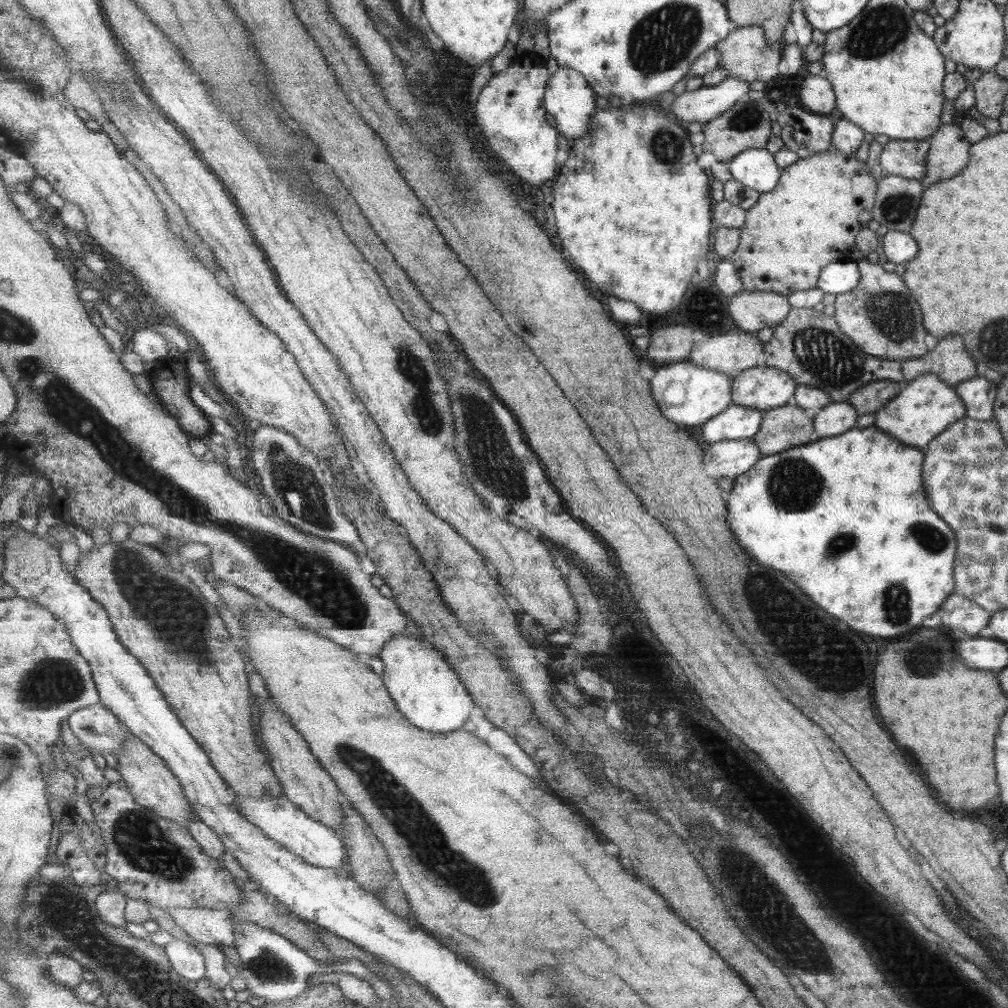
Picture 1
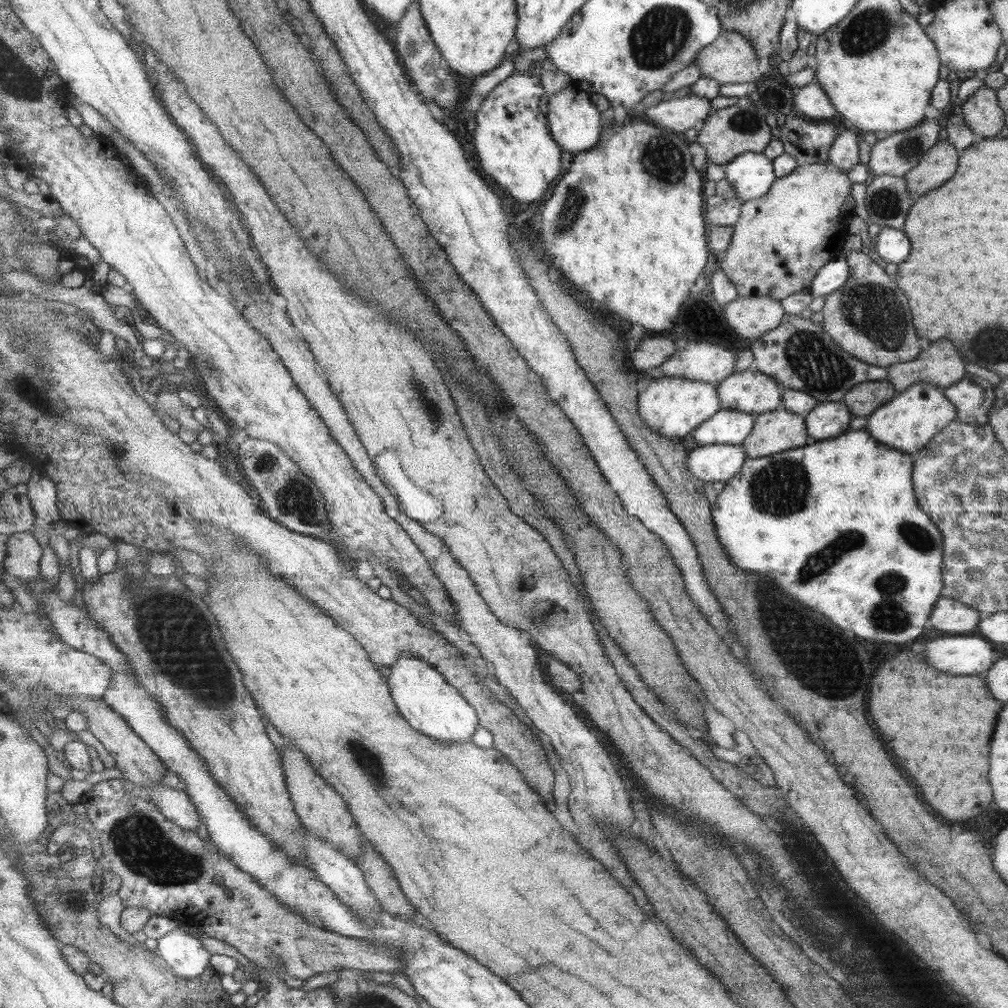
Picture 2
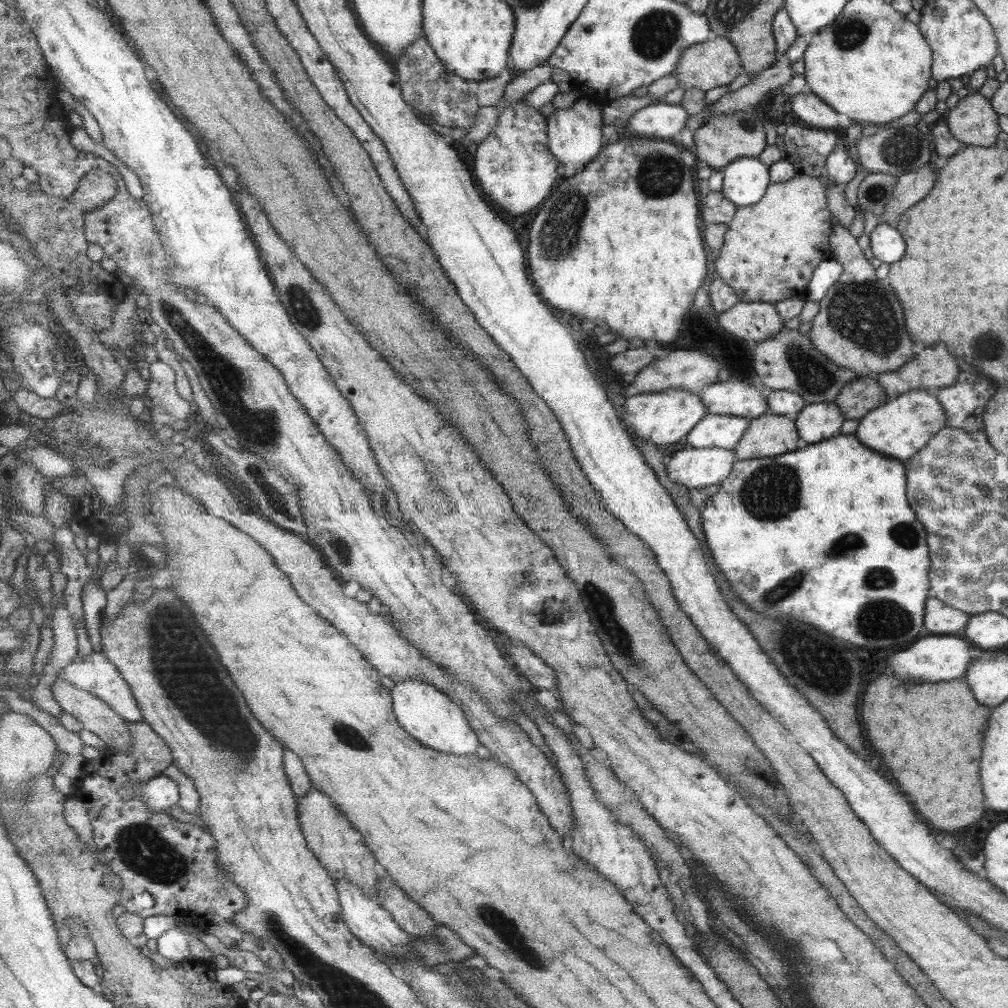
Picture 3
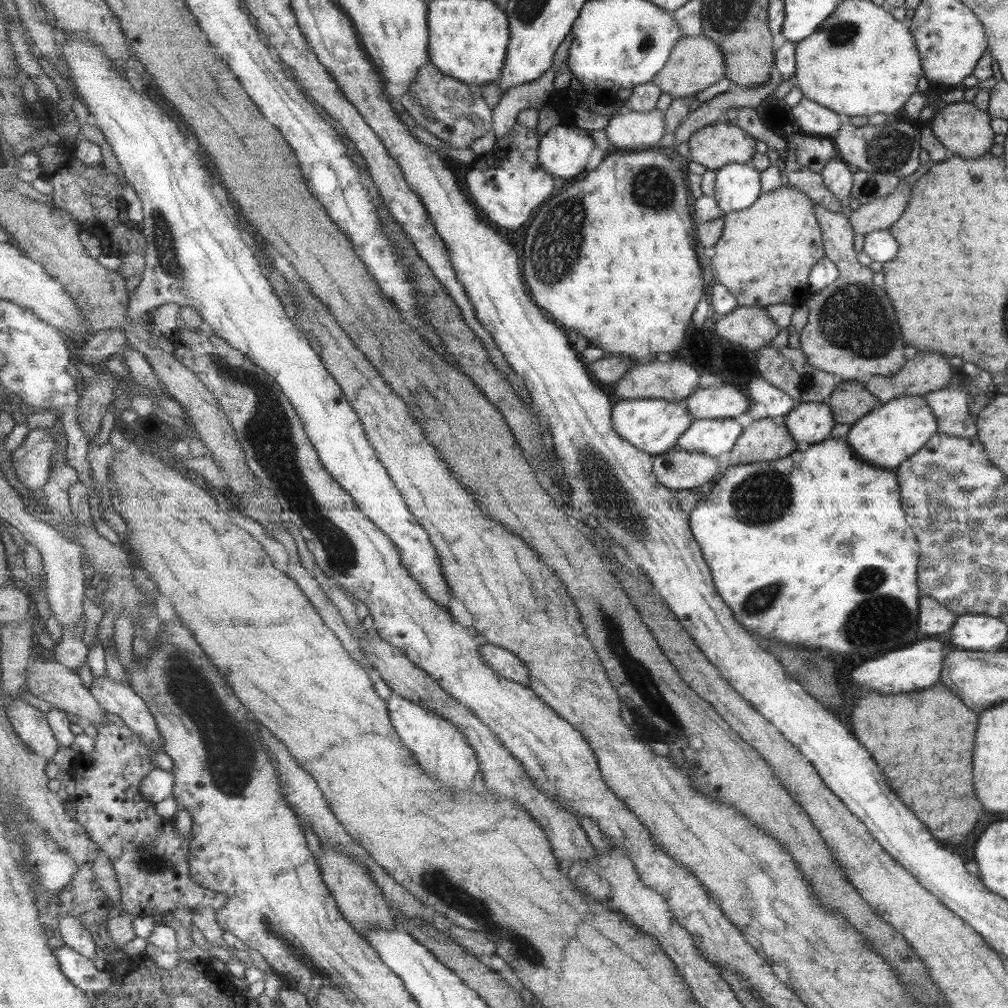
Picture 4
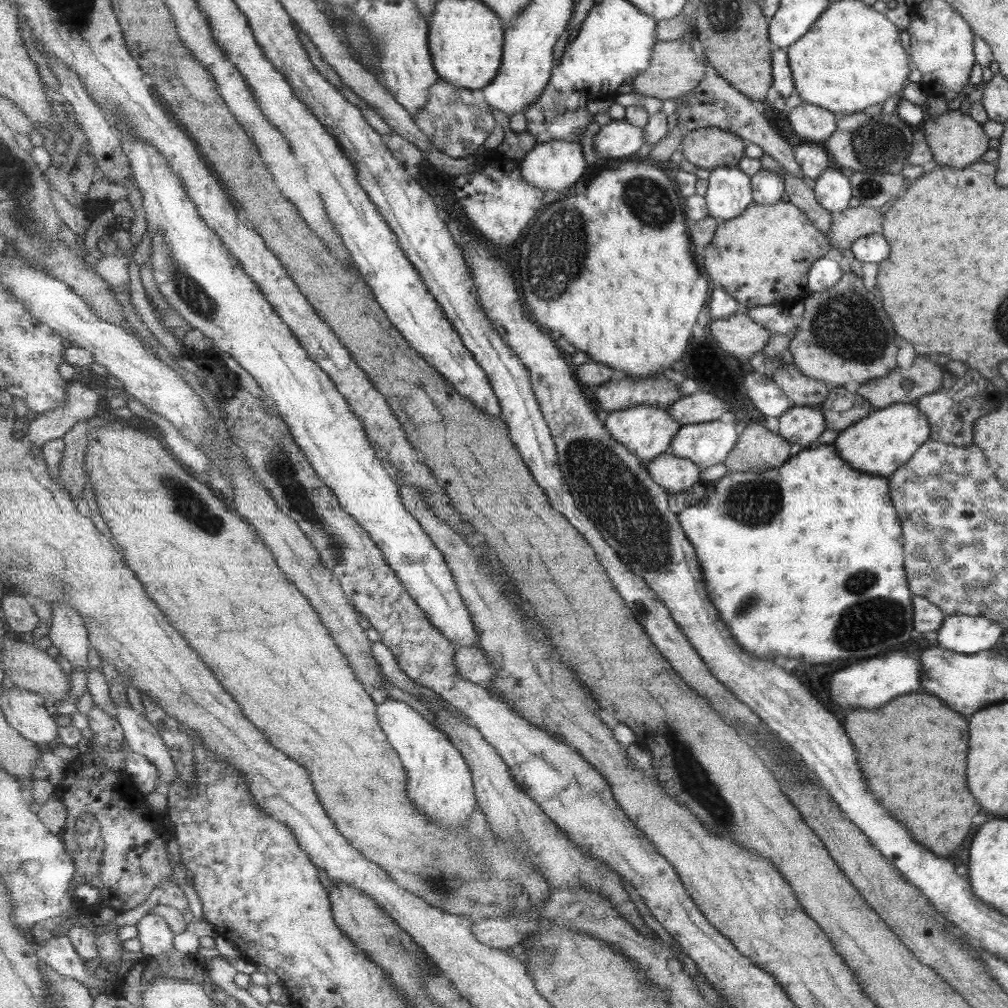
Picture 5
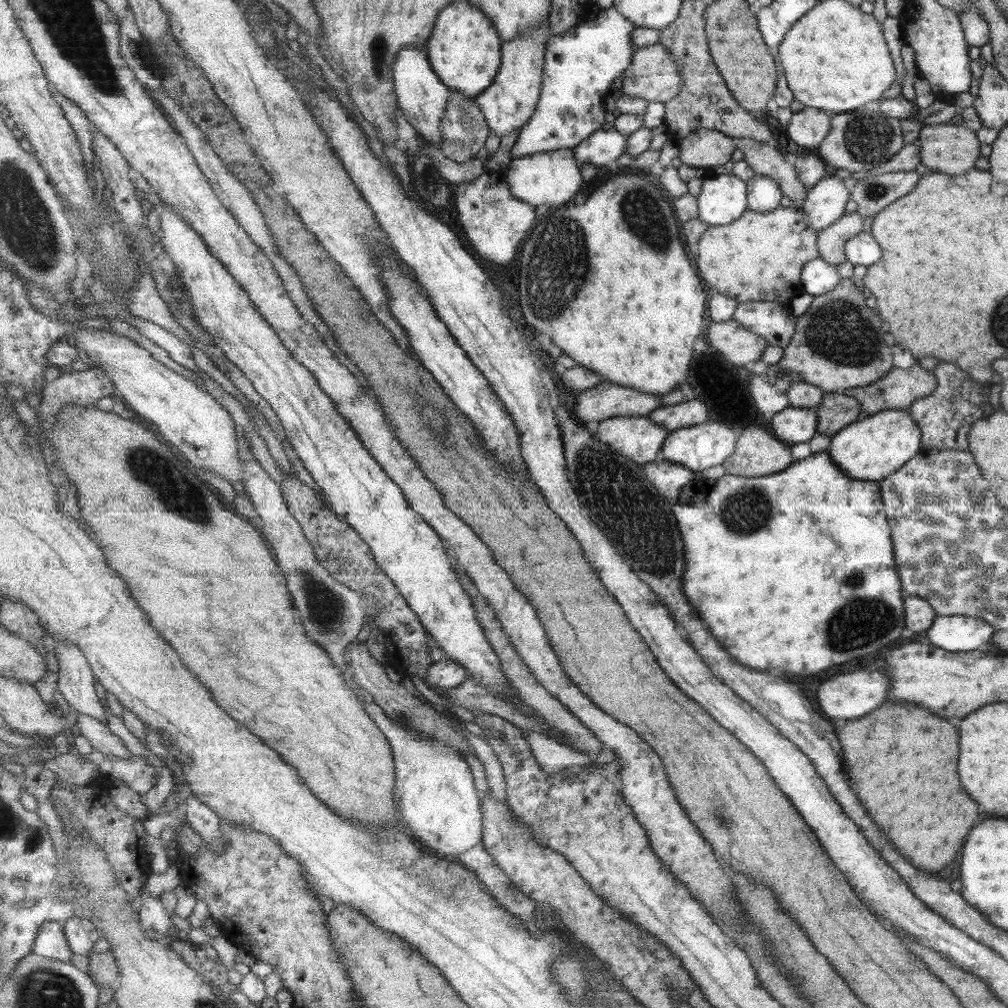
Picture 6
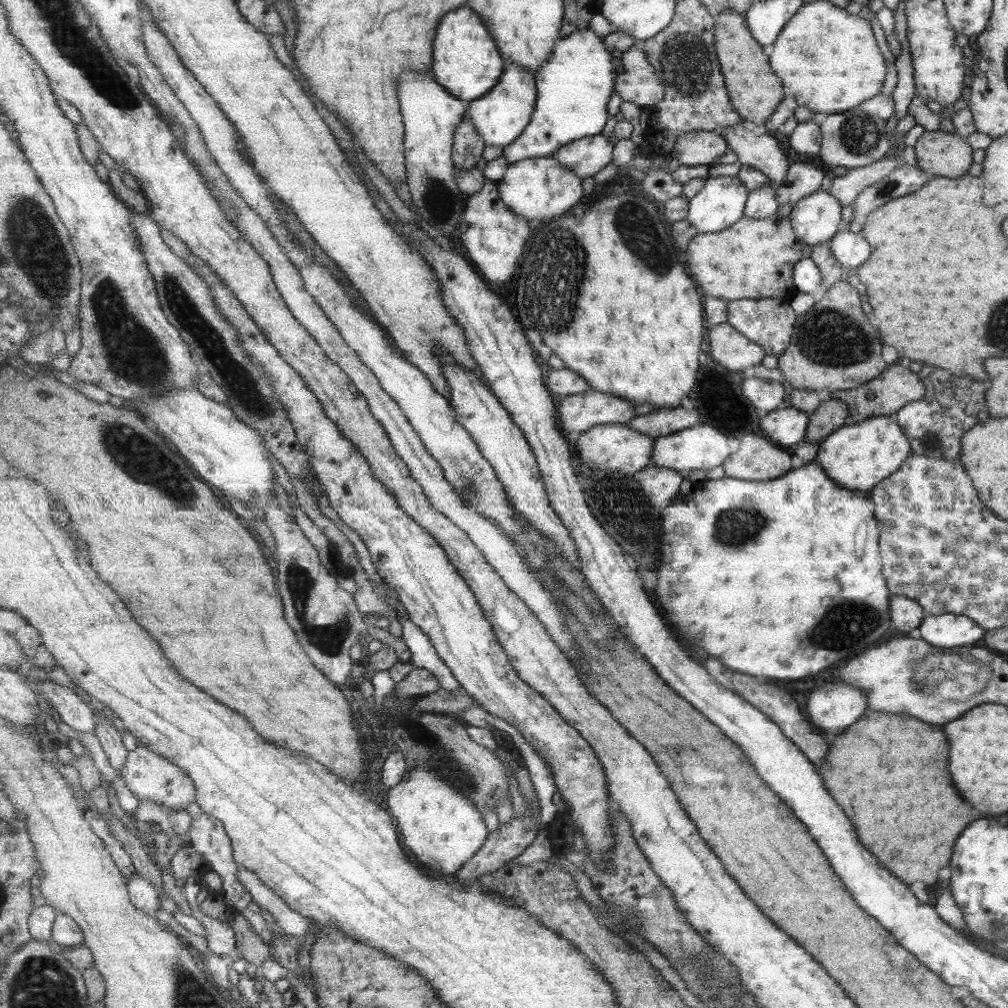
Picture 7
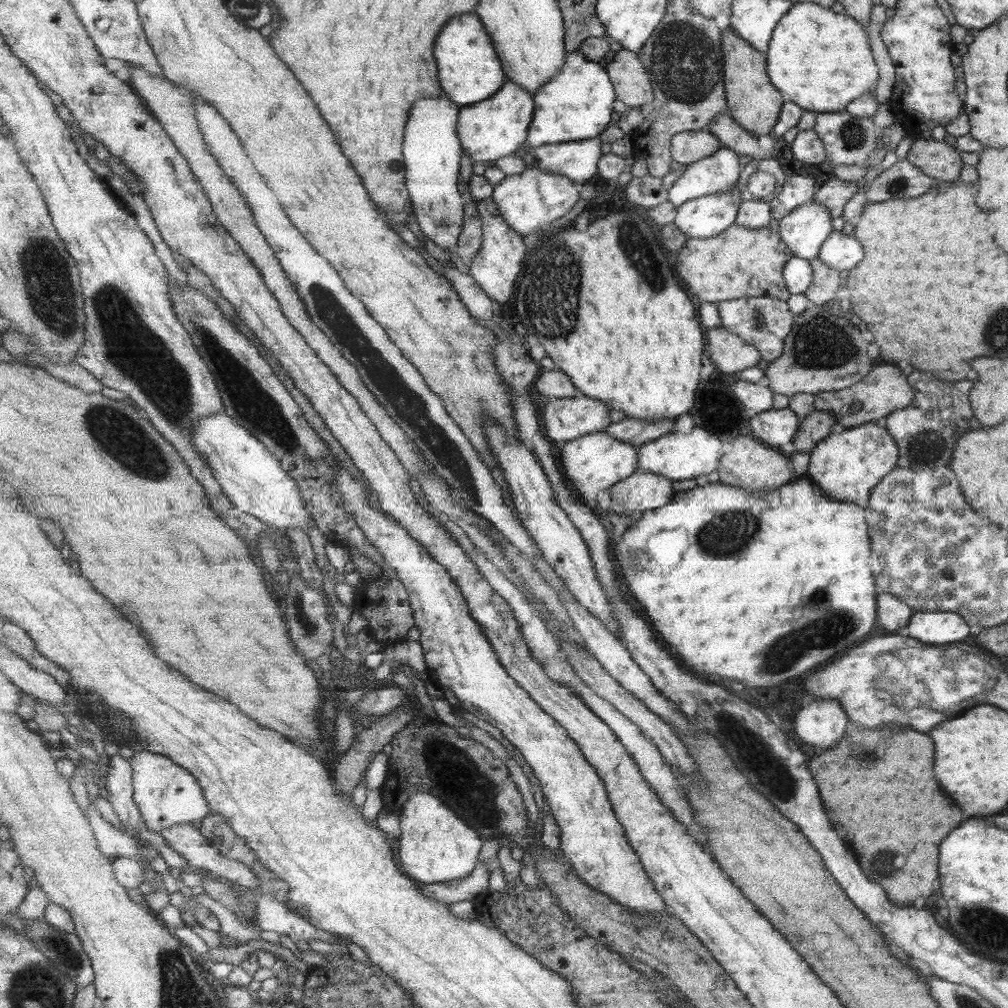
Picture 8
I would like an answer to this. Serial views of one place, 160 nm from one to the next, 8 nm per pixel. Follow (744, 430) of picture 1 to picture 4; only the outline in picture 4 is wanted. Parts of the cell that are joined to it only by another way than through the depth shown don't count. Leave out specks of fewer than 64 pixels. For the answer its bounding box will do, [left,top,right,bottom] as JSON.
[678,418,743,458]

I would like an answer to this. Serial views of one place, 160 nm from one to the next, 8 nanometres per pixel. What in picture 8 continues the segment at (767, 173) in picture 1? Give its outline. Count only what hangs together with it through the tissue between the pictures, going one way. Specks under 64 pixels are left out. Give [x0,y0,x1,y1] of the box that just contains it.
[675,186,742,238]

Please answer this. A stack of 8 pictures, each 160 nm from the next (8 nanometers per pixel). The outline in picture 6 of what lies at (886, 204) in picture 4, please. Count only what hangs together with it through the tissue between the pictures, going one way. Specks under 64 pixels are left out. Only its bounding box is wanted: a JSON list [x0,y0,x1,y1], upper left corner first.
[816,213,863,266]

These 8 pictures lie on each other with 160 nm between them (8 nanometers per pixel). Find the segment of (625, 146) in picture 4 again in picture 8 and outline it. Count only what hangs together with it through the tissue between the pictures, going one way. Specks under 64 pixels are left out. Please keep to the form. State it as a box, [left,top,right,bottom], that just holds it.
[522,136,607,185]

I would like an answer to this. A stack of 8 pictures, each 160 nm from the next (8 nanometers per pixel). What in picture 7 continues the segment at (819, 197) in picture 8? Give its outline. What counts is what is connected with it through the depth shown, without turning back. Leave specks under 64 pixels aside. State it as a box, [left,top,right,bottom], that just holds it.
[824,153,903,206]

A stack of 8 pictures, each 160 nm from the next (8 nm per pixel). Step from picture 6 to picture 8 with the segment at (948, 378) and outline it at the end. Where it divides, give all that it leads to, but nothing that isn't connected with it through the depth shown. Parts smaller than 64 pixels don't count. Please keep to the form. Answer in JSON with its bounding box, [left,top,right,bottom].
[881,370,974,473]

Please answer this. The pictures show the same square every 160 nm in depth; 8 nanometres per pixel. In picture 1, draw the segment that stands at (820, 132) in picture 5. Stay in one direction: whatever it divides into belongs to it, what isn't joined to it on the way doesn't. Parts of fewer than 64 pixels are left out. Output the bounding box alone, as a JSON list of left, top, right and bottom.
[799,74,833,116]

